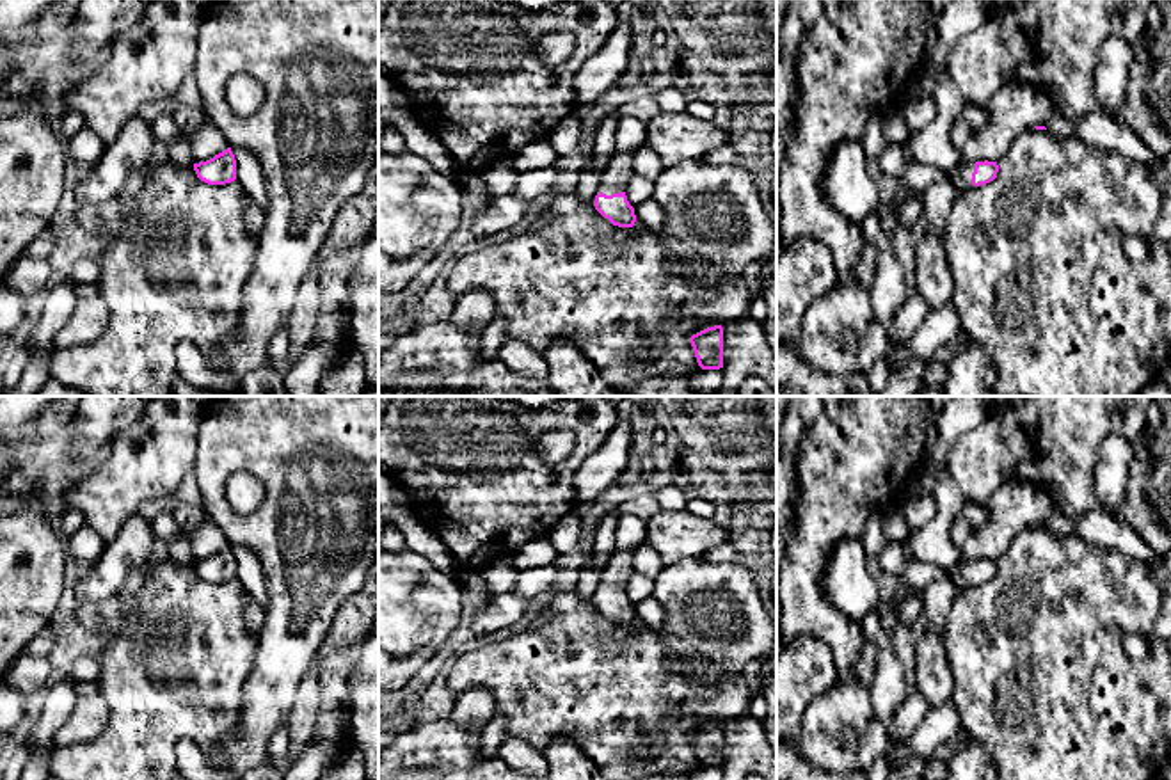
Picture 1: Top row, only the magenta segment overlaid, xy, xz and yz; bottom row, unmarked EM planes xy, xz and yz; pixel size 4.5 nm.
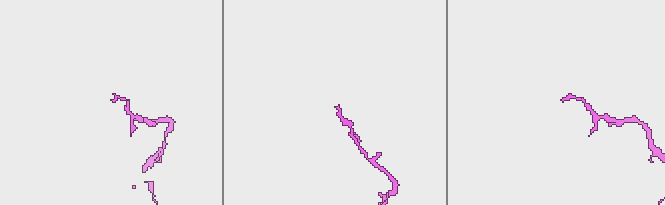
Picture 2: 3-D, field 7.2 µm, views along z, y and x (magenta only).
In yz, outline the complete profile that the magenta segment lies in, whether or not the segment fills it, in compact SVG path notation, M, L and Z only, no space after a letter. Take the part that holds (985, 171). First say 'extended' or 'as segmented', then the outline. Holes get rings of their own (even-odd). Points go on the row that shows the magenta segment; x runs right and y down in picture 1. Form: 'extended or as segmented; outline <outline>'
extended; outline M976 162L960 165L952 172L947 172L947 178L960 188L960 192L972 187L986 185L997 178L999 165L997 162Z

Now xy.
as segmented; outline M227 147L206 162L194 163L194 171L208 185L226 185L236 179L236 160Z

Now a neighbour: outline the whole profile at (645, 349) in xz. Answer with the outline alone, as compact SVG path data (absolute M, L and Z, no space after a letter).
M640 334L638 341L629 348L629 357L640 362L659 359L663 354L665 343L661 336Z

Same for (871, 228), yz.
M872 211L862 224L860 224L862 235L865 240L869 240L874 247L881 249L887 245L887 236L880 224L878 211Z

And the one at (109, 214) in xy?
M114 195L101 203L82 204L73 219L85 231L94 236L100 236L105 227L116 231L123 222L123 217L124 211L121 208L121 201L117 195Z

